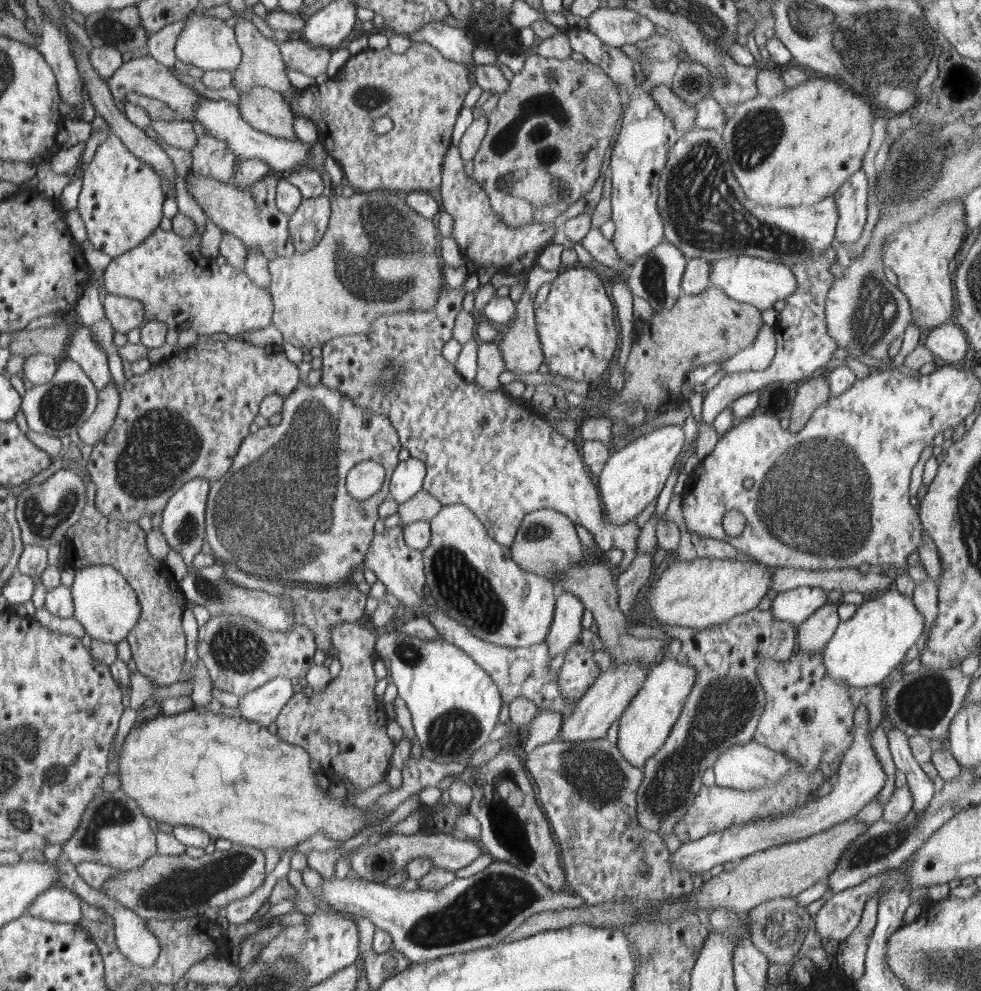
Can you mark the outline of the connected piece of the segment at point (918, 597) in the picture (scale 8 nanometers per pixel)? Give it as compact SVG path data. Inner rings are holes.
M927 578L915 586L913 603L914 606L920 611L920 614L924 617L925 624L923 633L915 642L919 652L922 652L922 650L925 649L929 630L931 630L931 626L936 622L936 617L939 611L939 600L937 597L938 591L937 585L931 578Z

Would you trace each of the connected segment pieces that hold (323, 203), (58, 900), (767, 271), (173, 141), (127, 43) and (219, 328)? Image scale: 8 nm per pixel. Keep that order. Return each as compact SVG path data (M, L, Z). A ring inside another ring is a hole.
M331 198L303 199L294 214L289 217L288 231L294 248L306 252L314 248L324 237L331 215Z
M52 887L28 906L30 917L50 922L77 923L82 918L80 896L64 887Z
M736 255L712 262L710 284L722 288L733 299L763 311L773 308L778 300L785 300L798 286L792 269L785 264L748 255Z
M152 120L151 128L158 134L158 140L164 145L191 151L196 146L198 135L191 120Z
M136 5L114 12L92 14L86 20L85 29L95 46L111 44L122 54L142 48L149 37Z
M176 175L175 193L178 212L190 217L197 226L197 233L192 237L184 238L174 232L166 232L157 228L155 233L143 240L142 244L135 246L127 253L121 254L111 260L103 273L103 285L108 293L125 296L138 300L143 304L145 318L148 321L164 322L170 330L178 332L193 328L199 335L228 334L230 337L251 330L262 330L273 322L275 305L268 287L259 286L248 275L228 264L217 265L215 259L204 257L200 251L200 240L206 231L207 214L197 205L192 194L188 192L185 179Z

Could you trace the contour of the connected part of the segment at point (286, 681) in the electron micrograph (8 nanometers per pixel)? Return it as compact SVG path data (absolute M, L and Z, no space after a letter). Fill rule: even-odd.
M276 677L239 698L237 710L240 710L241 717L269 728L274 726L279 714L283 712L283 707L294 696L290 678Z

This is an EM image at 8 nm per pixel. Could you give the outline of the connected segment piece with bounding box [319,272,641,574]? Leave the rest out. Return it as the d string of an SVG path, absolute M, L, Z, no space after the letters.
M474 272L458 288L445 285L444 290L439 292L439 302L432 310L412 308L411 312L382 314L368 334L351 334L328 341L323 345L319 363L323 372L319 384L338 389L360 407L386 415L398 432L402 447L410 452L410 457L426 464L423 490L442 505L471 508L486 528L488 536L496 542L510 547L527 514L540 509L554 509L592 532L602 551L612 548L623 550L624 555L618 566L622 574L636 558L641 528L635 520L615 525L605 519L598 489L574 442L558 434L544 420L544 412L536 409L531 401L513 404L511 395L503 389L486 390L475 381L467 381L457 373L455 363L443 357L443 346L453 338L456 316L462 310L464 295L477 291L479 287L478 275Z

